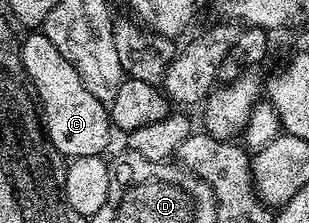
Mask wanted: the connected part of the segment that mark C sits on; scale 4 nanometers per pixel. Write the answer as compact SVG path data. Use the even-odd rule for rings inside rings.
M43 32L28 33L31 34L27 38L22 38L19 54L41 110L47 140L55 148L56 154L63 156L64 153L64 158L67 159L106 154L107 144L111 141L111 133L113 134L108 106L98 101L89 87L85 87L73 63L69 63L69 59L65 59L65 55L61 55L53 43L49 43Z

